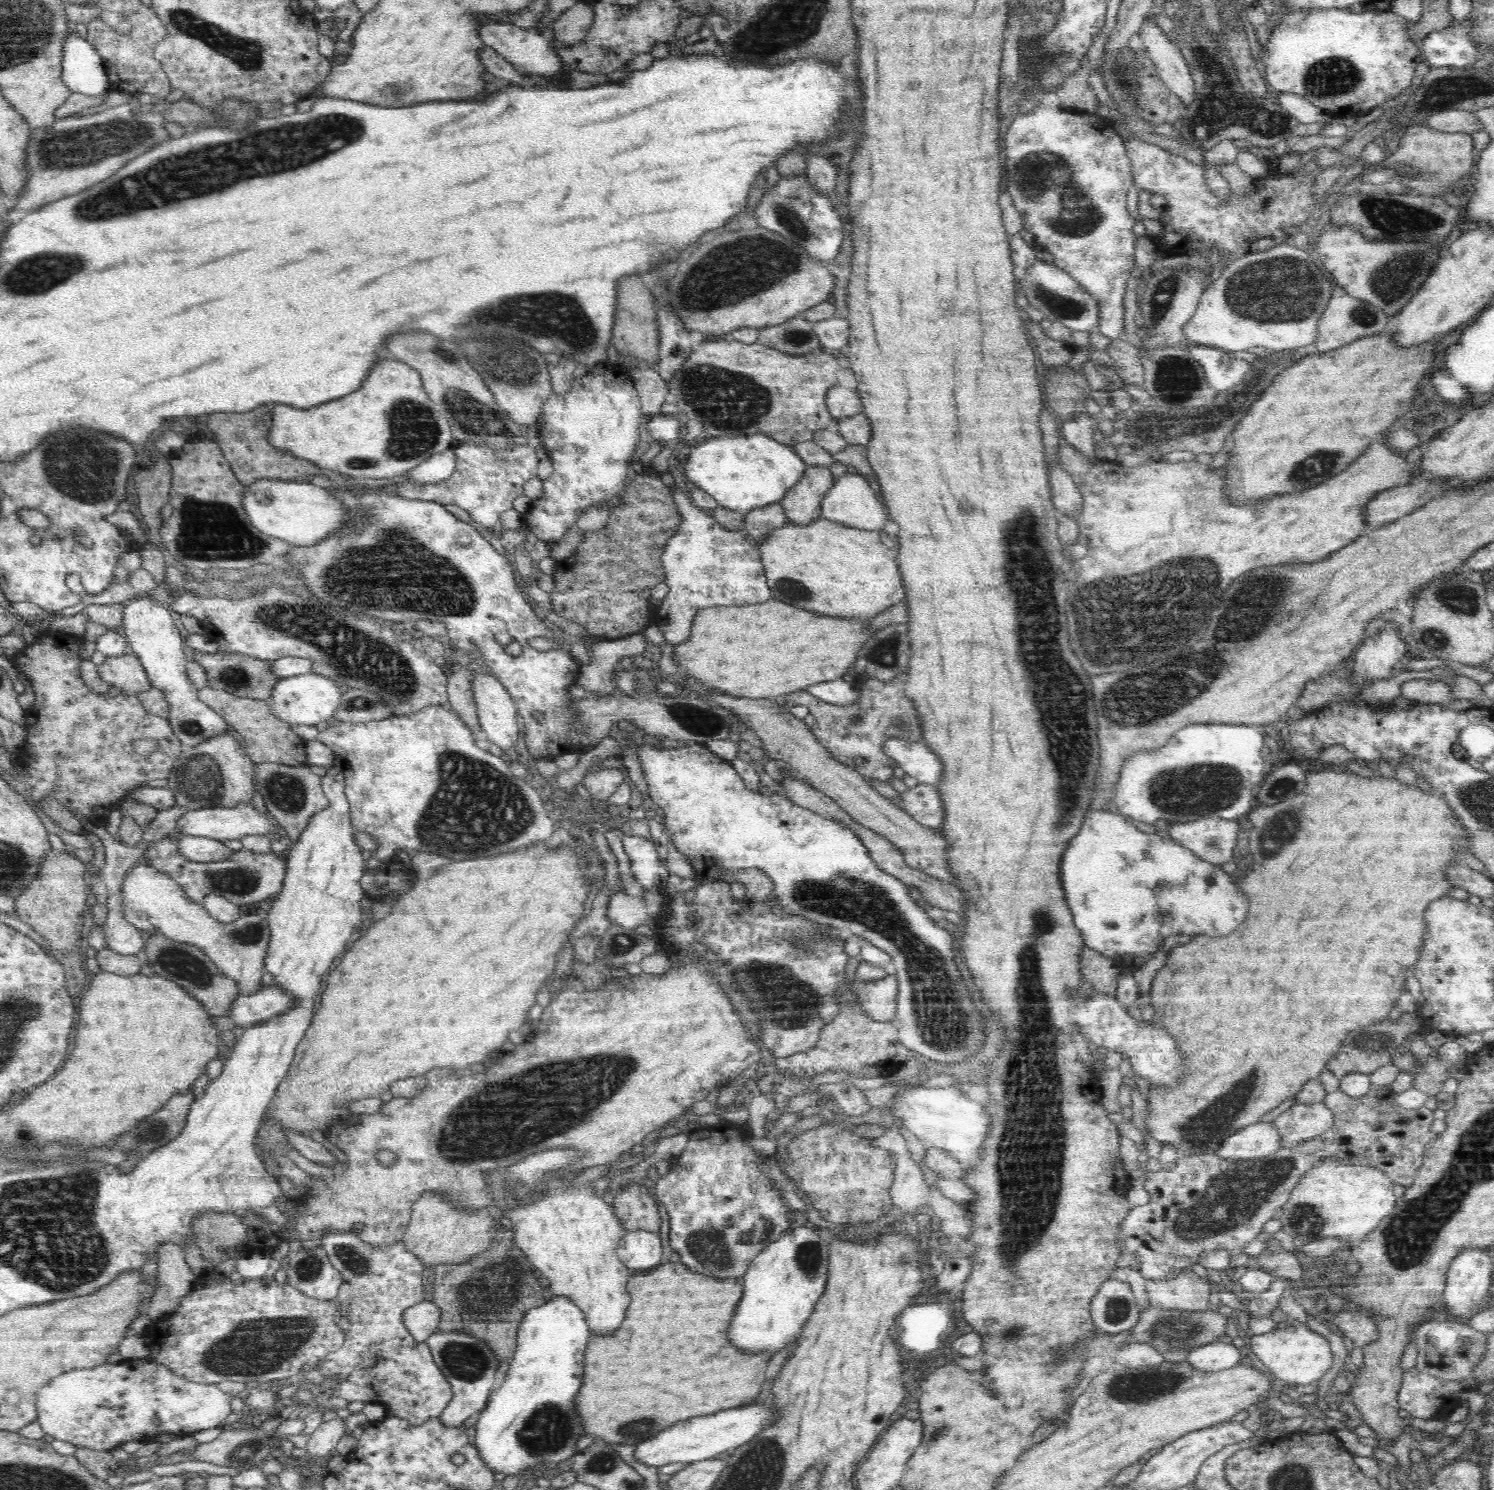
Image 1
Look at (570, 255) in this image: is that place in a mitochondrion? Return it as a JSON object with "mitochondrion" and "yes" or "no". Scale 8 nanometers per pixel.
{"mitochondrion":"no"}

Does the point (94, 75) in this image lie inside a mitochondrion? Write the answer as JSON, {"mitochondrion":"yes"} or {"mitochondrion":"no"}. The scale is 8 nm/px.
{"mitochondrion":"no"}

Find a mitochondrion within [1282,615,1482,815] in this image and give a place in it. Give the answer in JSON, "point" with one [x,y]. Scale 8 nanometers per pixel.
{"point":[1433,639]}

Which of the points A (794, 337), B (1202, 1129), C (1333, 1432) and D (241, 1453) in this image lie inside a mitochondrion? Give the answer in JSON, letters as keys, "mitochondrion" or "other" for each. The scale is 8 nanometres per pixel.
{"A":"mitochondrion","B":"mitochondrion","C":"other","D":"mitochondrion"}

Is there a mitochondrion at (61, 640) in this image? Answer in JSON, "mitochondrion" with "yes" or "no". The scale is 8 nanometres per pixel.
{"mitochondrion":"no"}

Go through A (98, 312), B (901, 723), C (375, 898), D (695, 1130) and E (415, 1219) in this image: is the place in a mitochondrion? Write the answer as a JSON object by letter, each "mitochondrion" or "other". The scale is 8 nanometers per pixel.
{"A":"other","B":"mitochondrion","C":"other","D":"other","E":"other"}

